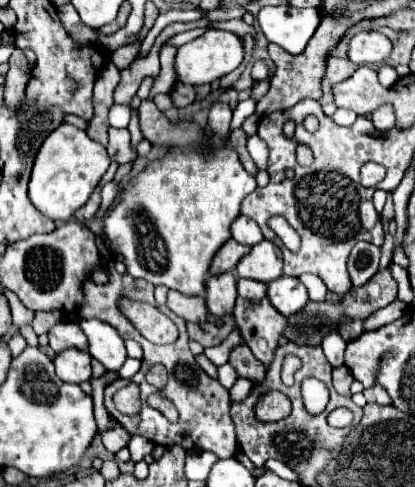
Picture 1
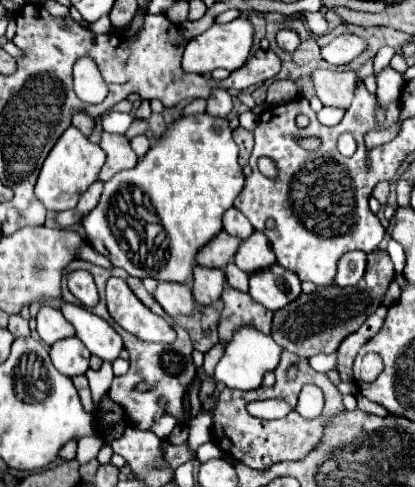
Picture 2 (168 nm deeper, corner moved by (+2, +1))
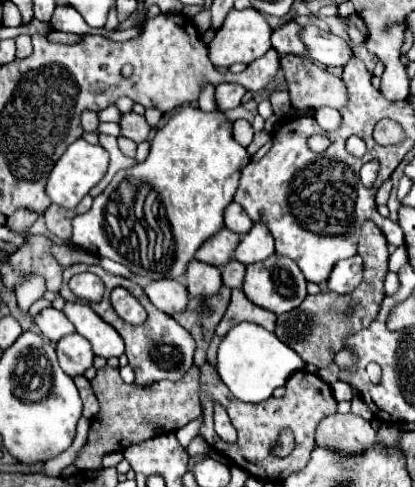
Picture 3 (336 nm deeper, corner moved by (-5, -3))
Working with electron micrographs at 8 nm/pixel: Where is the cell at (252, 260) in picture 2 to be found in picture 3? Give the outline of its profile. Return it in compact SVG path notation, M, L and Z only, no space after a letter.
M253 223L251 231L239 241L239 247L235 249L235 259L243 265L251 265L271 257L273 253L273 235L263 223Z

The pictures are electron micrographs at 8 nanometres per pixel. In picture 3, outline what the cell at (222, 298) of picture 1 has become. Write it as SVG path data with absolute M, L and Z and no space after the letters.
M191 259L185 271L185 285L191 297L207 297L219 291L221 283L221 271L217 267L211 267L207 263L201 263L197 259Z

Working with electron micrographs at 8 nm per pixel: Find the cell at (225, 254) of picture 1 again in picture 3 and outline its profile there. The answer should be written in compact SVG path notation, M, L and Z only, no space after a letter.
M223 227L197 249L195 259L215 265L215 267L223 267L229 259L233 259L233 251L235 251L237 243L239 243L239 235L229 231L227 227Z

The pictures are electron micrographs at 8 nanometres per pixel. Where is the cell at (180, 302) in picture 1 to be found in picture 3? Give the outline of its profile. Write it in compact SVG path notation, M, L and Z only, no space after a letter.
M163 279L163 281L151 281L143 287L151 303L165 311L167 315L185 311L187 305L187 287L181 279Z

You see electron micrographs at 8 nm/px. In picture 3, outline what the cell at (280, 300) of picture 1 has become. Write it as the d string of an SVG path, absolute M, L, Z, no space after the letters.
M271 255L265 261L259 261L259 263L253 263L247 267L245 279L243 279L243 293L255 305L281 315L281 313L291 311L301 305L301 301L307 297L305 285L307 285L307 281L293 259L281 257L281 255Z

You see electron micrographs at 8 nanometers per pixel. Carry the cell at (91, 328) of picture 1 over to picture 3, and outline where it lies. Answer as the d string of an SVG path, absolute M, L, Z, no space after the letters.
M67 301L63 307L63 313L75 325L77 333L91 343L95 355L105 359L123 355L125 347L123 347L121 335L109 323L105 323L87 303Z

